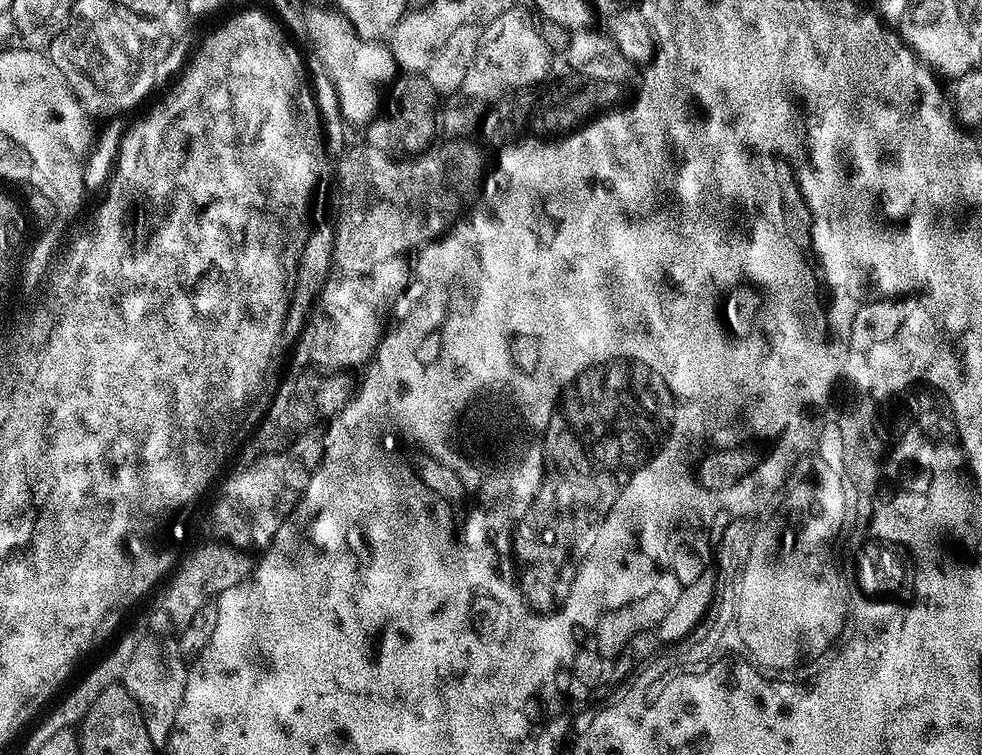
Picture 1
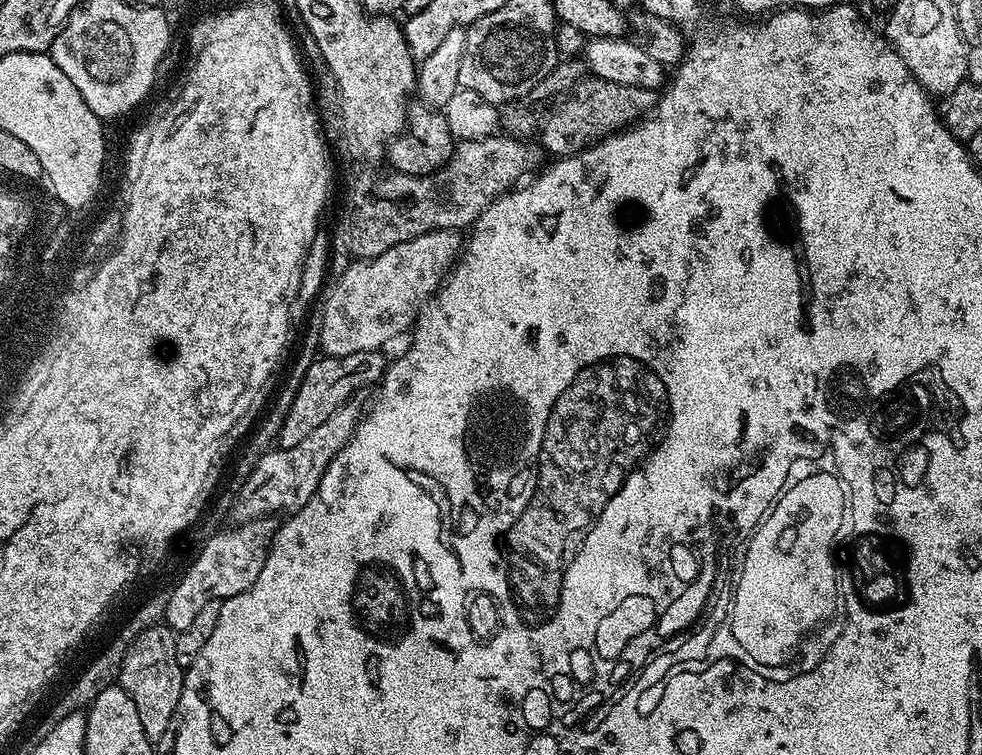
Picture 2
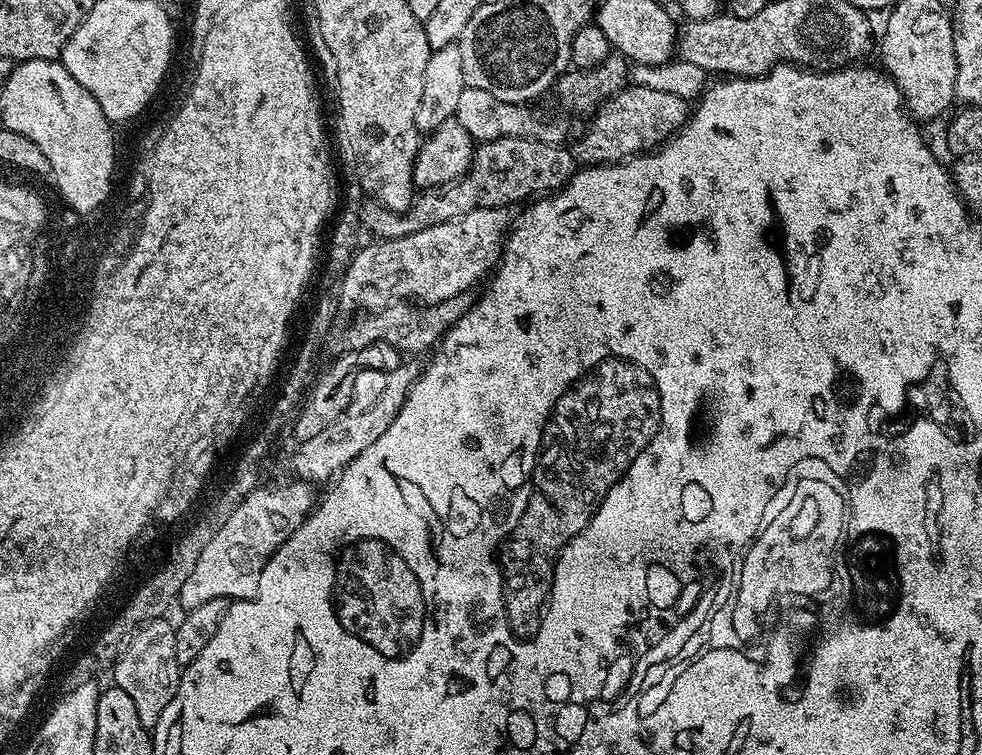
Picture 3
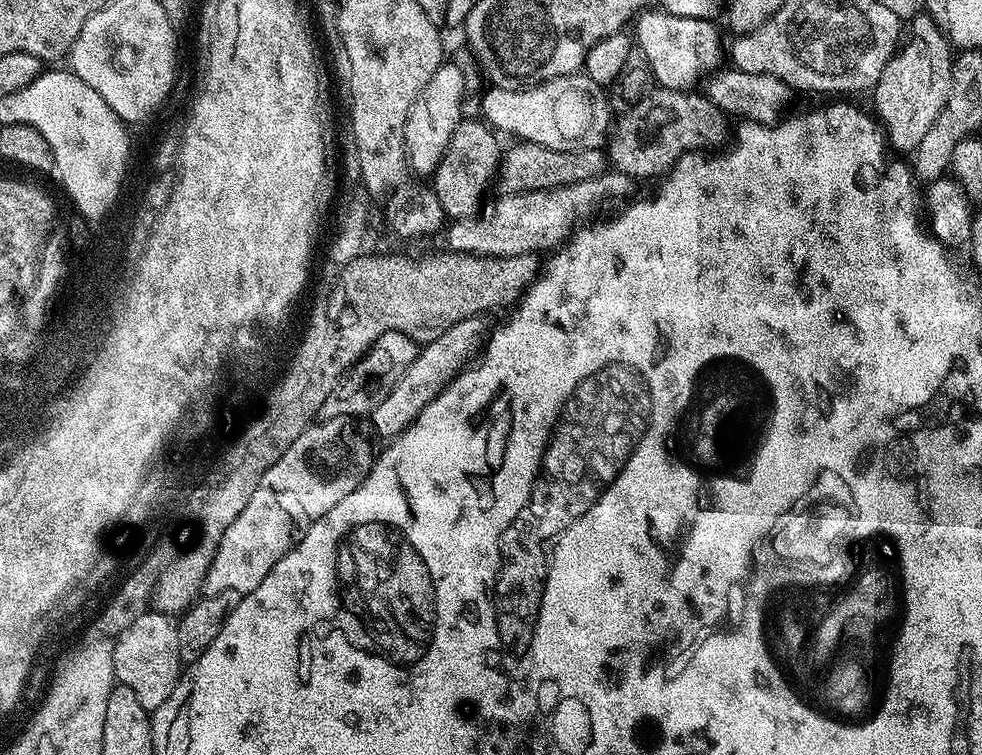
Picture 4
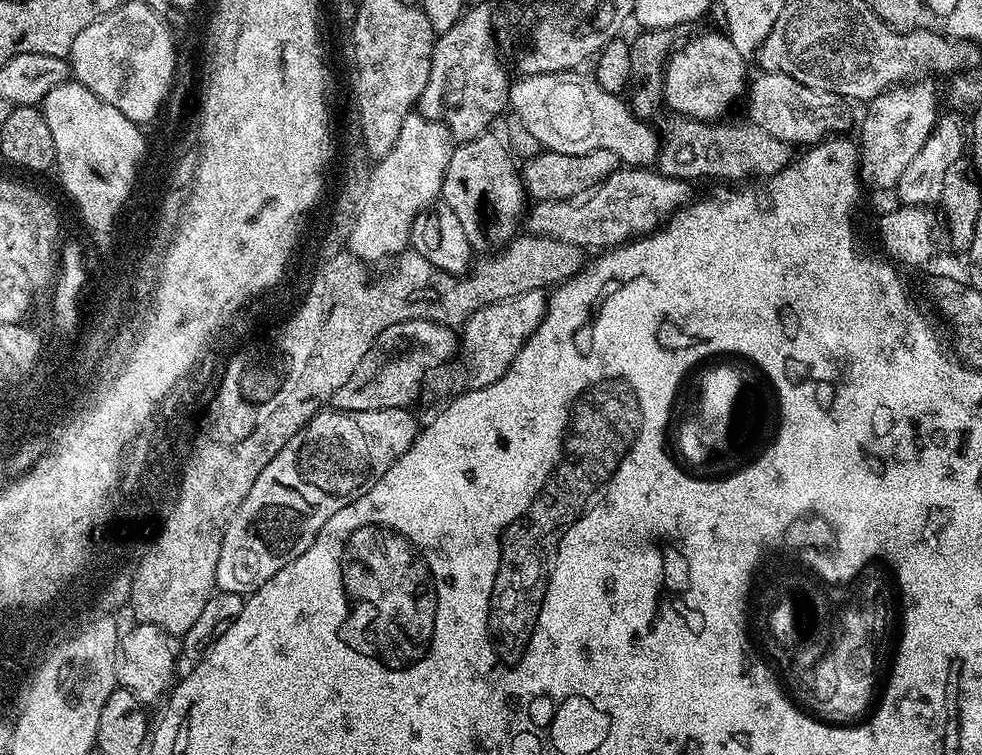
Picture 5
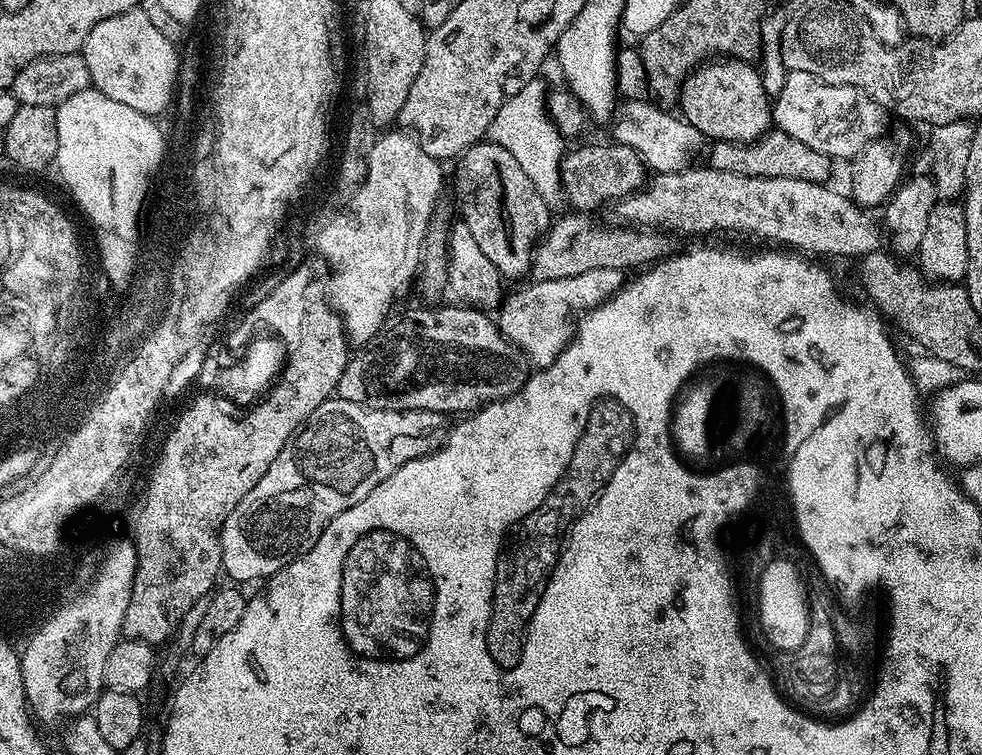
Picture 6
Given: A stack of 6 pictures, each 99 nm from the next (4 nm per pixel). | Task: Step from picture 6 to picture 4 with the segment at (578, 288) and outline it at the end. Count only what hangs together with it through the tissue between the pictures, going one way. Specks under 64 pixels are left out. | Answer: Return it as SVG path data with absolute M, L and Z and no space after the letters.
M478 315L462 322L454 322L454 326L446 330L446 334L438 334L438 338L434 338L417 351L414 362L406 366L406 370L389 387L392 389L377 404L375 401L371 409L372 428L378 435L395 438L405 432L414 422L414 418L418 418L421 410L481 351L486 340L484 320L483 315Z

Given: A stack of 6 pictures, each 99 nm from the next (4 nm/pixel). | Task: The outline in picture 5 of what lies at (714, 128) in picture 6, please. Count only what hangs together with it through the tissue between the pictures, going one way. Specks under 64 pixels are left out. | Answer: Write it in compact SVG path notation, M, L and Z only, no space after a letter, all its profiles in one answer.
M704 32L693 40L681 43L669 55L668 65L664 67L664 104L672 107L673 113L689 116L691 120L710 120L720 122L736 103L741 103L746 92L746 85L750 80L748 74L749 61L742 54L738 54L734 42L723 32Z

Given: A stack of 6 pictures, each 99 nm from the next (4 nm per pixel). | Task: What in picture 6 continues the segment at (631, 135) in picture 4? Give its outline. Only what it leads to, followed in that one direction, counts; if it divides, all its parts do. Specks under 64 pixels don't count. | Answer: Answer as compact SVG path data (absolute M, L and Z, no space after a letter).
M769 130L748 144L738 142L715 141L708 152L707 163L718 170L733 172L739 176L757 176L758 178L798 178L802 182L823 184L832 172L834 160L819 153L811 146L803 145L797 138L779 130Z

